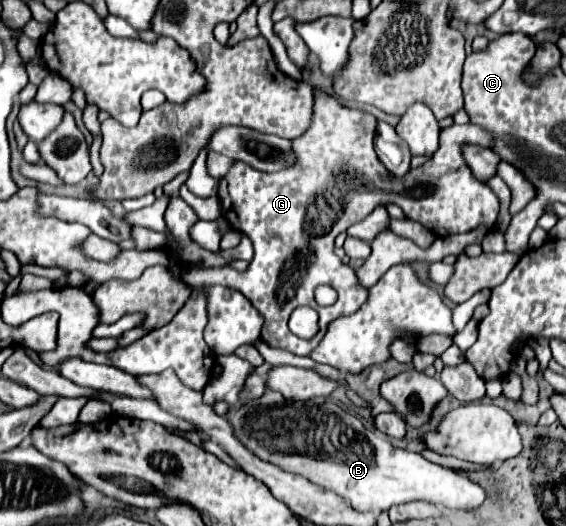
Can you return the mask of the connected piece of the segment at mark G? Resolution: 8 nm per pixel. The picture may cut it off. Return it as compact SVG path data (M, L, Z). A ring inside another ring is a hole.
M317 90L313 96L311 126L305 134L291 140L291 150L295 154L293 166L267 174L249 168L243 162L233 162L225 178L219 182L219 200L225 218L231 218L233 228L247 228L247 236L253 236L255 256L247 272L241 274L229 266L223 270L188 267L183 280L199 288L205 286L205 282L219 282L237 288L265 318L261 330L263 342L305 356L321 342L329 322L353 314L367 300L367 288L359 284L355 270L345 266L333 254L333 242L339 232L361 222L377 206L397 204L409 220L421 222L439 238L471 232L479 226L487 226L487 230L497 226L499 198L487 184L475 180L459 150L463 142L491 148L493 140L487 130L481 130L475 124L455 124L445 128L439 138L439 150L433 158L427 164L409 170L403 178L389 174L379 162L373 148L375 130L375 116L357 108L341 106L333 96ZM319 284L329 284L337 290L339 298L333 306L323 308L315 302L315 288ZM297 306L311 306L319 312L319 334L311 340L297 338L287 328L287 320Z

